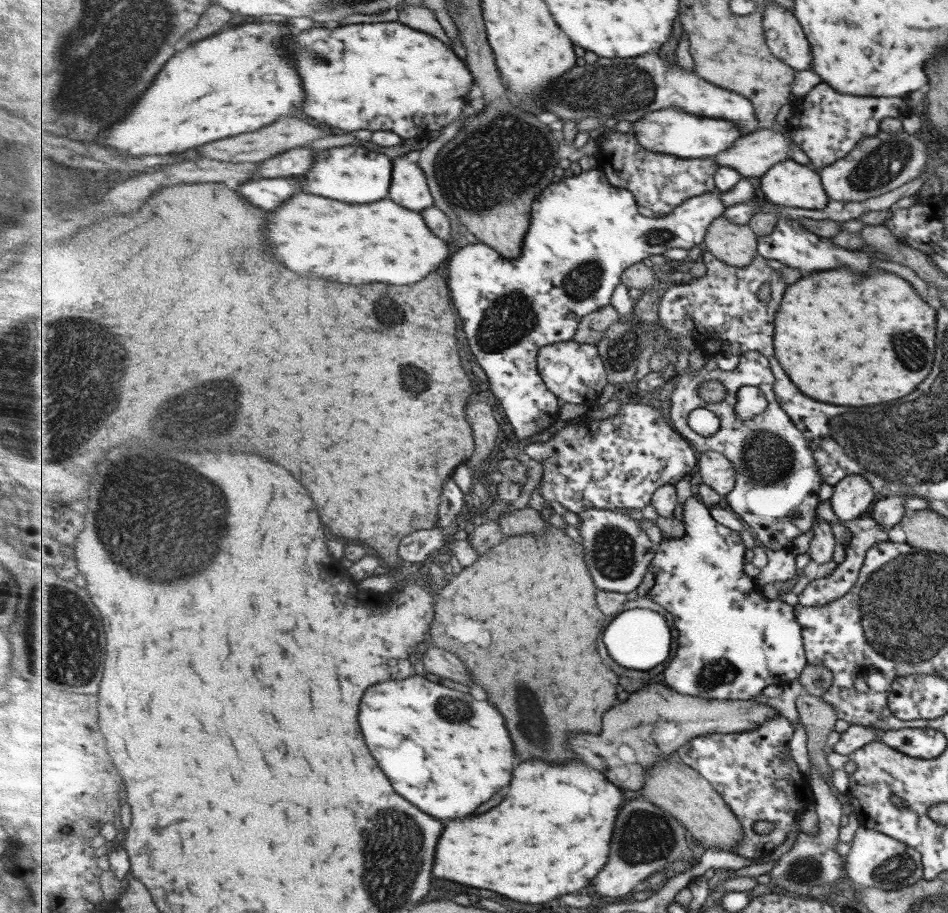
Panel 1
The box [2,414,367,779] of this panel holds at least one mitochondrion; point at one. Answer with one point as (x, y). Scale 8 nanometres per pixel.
(173, 519)

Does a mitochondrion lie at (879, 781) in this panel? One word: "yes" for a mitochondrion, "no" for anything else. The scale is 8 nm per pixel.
no

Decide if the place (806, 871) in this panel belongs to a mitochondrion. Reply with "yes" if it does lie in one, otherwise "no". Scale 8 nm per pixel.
yes

